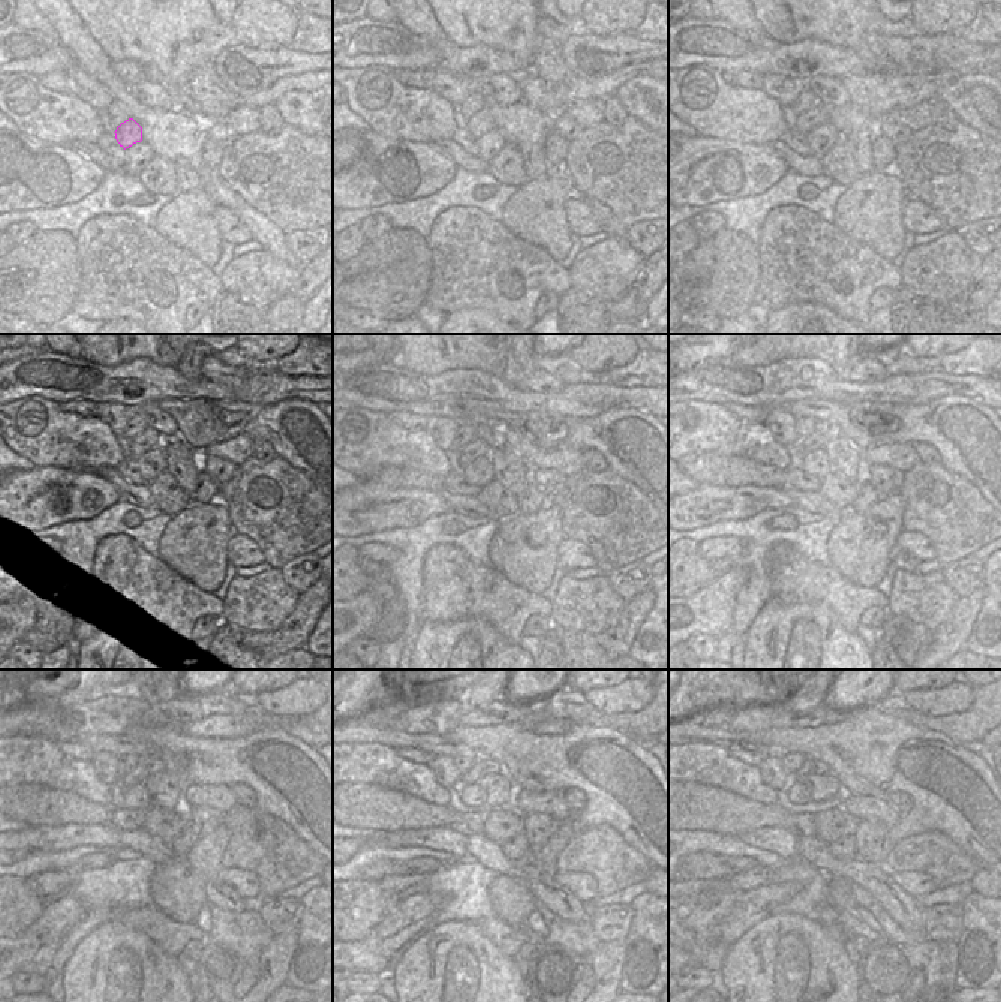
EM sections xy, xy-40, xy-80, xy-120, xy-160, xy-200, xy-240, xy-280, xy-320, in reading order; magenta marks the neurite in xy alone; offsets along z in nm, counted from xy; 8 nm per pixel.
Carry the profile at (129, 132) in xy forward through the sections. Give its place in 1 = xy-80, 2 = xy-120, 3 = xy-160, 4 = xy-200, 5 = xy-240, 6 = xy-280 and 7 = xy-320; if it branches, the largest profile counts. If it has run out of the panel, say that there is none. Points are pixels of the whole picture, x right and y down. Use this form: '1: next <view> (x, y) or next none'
1: next xy-80 (806, 122)
2: next xy-120 (149, 439)
3: next xy-160 (466, 451)
4: next xy-200 (800, 448)
5: next xy-240 (140, 775)
6: next xy-280 (475, 773)
7: next xy-320 (809, 769)

